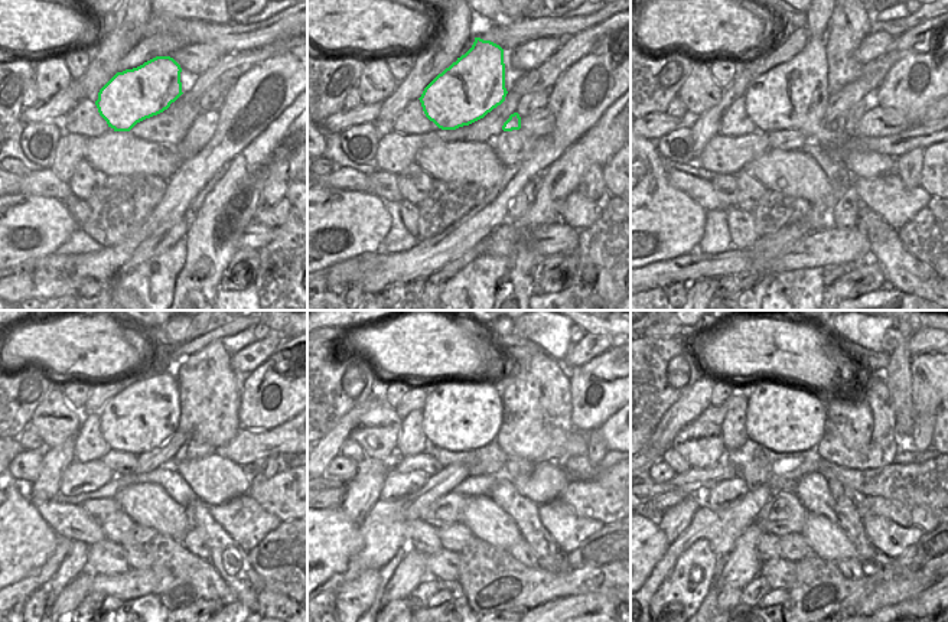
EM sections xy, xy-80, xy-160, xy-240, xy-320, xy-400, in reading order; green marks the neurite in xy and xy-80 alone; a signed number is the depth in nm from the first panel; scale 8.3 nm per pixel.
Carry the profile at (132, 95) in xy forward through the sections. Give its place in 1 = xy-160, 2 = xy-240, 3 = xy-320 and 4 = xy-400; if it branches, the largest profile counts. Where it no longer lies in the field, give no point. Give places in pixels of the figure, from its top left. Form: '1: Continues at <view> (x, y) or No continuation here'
1: Continues at xy-160 (794, 95)
2: Continues at xy-240 (137, 420)
3: Continues at xy-320 (458, 416)
4: Continues at xy-400 (787, 419).

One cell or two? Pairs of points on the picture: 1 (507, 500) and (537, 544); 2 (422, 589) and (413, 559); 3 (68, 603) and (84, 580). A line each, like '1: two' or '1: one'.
1: one
2: two
3: one

